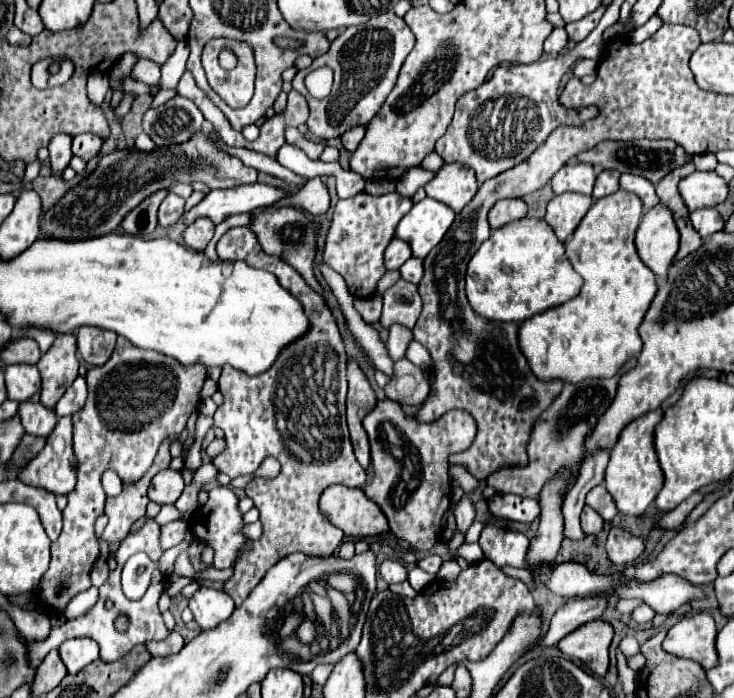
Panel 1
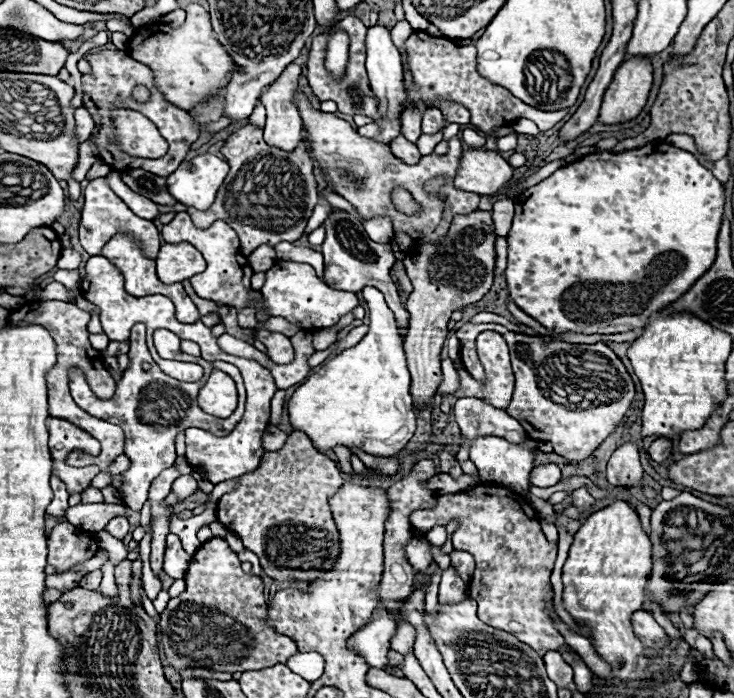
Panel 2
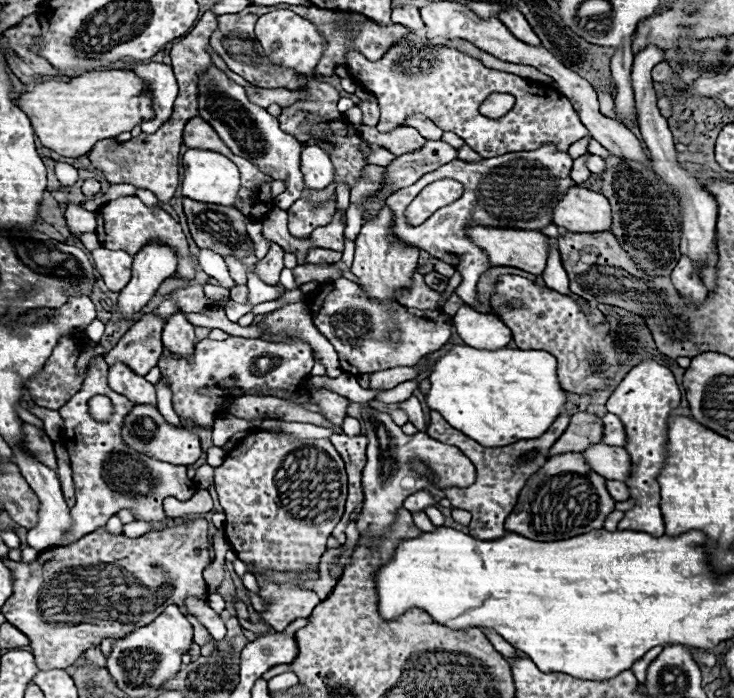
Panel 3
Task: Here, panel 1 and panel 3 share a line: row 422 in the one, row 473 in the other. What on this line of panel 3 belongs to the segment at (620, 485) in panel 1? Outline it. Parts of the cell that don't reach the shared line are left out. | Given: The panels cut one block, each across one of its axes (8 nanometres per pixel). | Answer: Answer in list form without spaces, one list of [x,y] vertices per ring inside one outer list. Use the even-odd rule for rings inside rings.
[[[644,360],[634,366],[624,380],[616,386],[614,394],[608,398],[608,412],[616,414],[626,430],[626,452],[632,460],[632,470],[626,480],[630,496],[636,500],[634,508],[624,514],[618,524],[618,530],[648,532],[652,536],[664,536],[664,520],[660,514],[660,488],[656,476],[662,470],[666,458],[666,422],[672,416],[672,410],[680,404],[680,388],[674,380],[674,374],[660,366],[654,360]]]

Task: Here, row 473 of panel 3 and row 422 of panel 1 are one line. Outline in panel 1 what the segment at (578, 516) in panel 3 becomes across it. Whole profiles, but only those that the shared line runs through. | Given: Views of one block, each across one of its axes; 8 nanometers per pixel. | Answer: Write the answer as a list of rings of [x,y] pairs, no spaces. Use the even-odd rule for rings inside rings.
[[[630,358],[612,378],[586,380],[584,384],[576,384],[576,386],[564,384],[560,396],[538,418],[538,424],[534,424],[534,432],[530,436],[530,446],[528,446],[528,464],[524,468],[514,468],[514,470],[496,470],[486,478],[488,486],[494,486],[500,494],[518,494],[536,500],[544,482],[550,480],[562,466],[576,468],[576,462],[584,450],[586,434],[612,404],[622,374],[632,368],[636,368],[636,358]]]

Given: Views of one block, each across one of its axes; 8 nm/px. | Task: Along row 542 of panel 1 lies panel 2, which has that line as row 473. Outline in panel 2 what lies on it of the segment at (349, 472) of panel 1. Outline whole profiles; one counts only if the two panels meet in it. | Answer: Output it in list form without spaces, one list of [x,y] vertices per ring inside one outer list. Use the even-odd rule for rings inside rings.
[[[292,432],[280,450],[266,452],[260,466],[240,476],[234,490],[218,500],[216,518],[260,558],[266,576],[312,582],[316,570],[330,570],[338,558],[340,540],[328,498],[342,482],[338,464],[316,452],[306,434]]]

